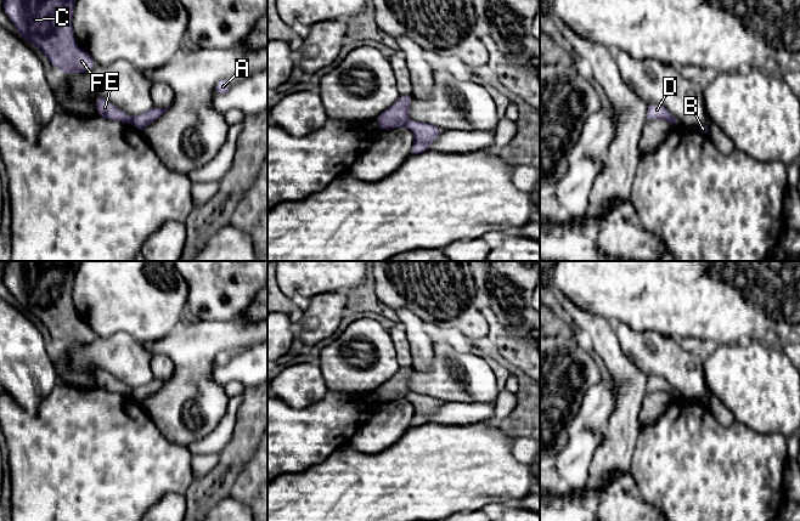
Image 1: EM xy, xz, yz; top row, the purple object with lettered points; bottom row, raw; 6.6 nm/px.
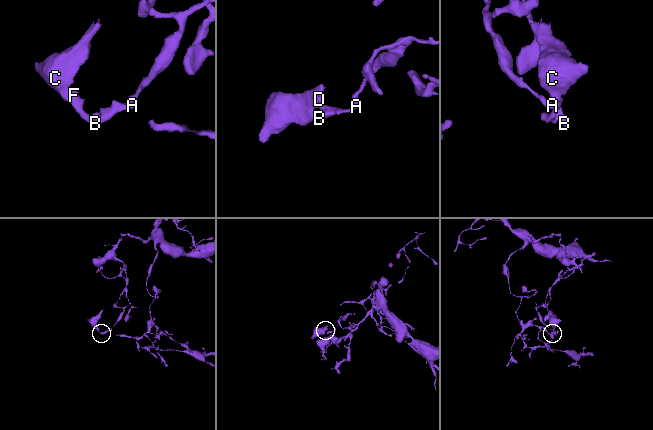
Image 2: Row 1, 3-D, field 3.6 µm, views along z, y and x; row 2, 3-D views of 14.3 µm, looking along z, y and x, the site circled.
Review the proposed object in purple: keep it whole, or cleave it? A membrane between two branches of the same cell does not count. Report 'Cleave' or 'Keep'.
Cleave

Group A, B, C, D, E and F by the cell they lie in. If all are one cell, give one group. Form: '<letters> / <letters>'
A B / C D E F

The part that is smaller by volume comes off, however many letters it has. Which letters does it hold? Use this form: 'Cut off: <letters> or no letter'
Cut off: C, D, E, F

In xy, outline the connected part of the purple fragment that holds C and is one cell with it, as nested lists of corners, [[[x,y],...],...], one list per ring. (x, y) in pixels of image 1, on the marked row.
[[[4,0],[4,11],[21,38],[36,45],[64,74],[89,73],[95,61],[74,41],[72,17],[77,0]]]

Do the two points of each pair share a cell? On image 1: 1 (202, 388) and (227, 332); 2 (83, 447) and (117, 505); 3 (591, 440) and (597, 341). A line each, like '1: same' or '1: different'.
1: same
2: same
3: different

